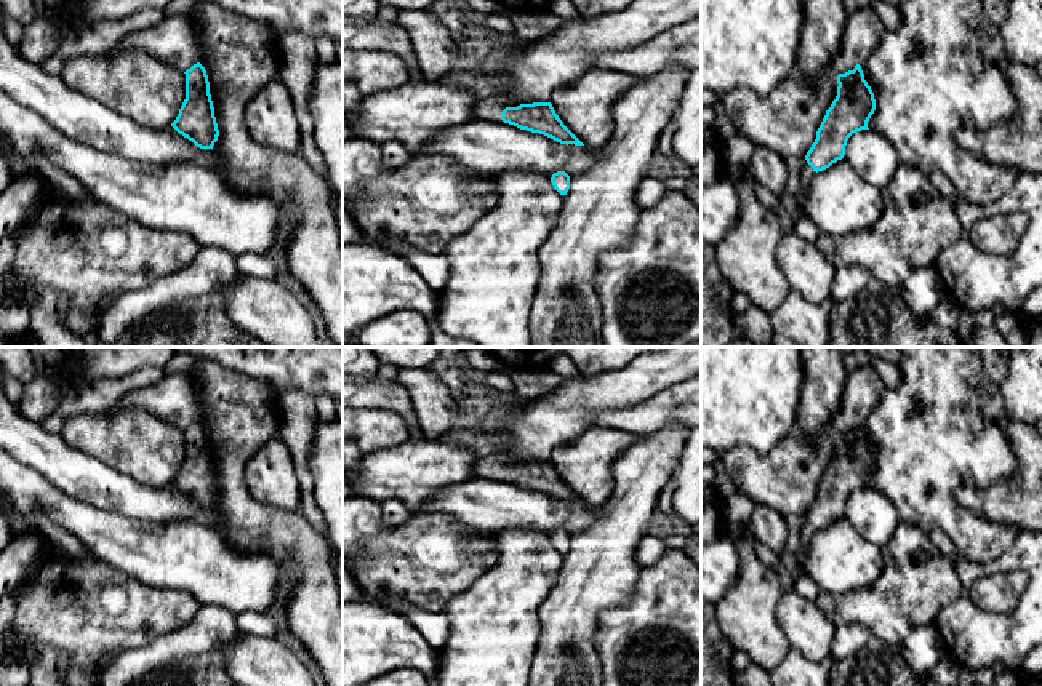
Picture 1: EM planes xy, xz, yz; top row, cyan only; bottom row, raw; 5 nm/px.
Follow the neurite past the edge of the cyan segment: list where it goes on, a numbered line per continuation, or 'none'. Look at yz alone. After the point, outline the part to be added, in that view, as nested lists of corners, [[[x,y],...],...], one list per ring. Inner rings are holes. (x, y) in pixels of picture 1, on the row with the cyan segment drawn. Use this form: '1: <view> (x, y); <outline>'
1: yz (807, 171); [[[805,160],[805,165],[802,168],[802,184],[800,184],[800,193],[799,197],[796,198],[799,206],[804,206],[805,203],[805,197],[807,197],[807,192],[808,192],[808,187],[810,187],[810,181],[812,177],[816,174],[816,171],[807,163]]]

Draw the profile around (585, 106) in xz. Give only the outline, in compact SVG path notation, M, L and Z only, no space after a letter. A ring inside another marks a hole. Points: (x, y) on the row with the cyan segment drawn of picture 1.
M591 69L575 82L559 88L551 104L563 125L587 147L605 146L615 130L611 109L623 93L640 77L608 69Z

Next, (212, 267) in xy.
M202 246L186 267L155 280L144 289L130 291L115 299L101 317L98 337L112 345L128 328L144 321L155 310L214 293L237 273L234 254L219 246Z

